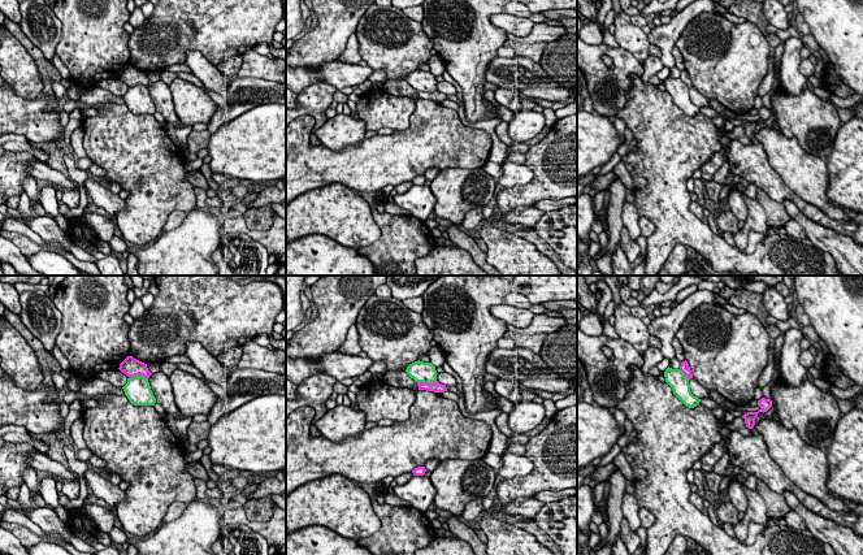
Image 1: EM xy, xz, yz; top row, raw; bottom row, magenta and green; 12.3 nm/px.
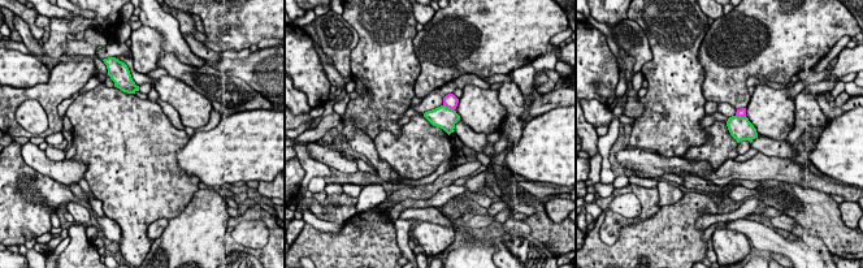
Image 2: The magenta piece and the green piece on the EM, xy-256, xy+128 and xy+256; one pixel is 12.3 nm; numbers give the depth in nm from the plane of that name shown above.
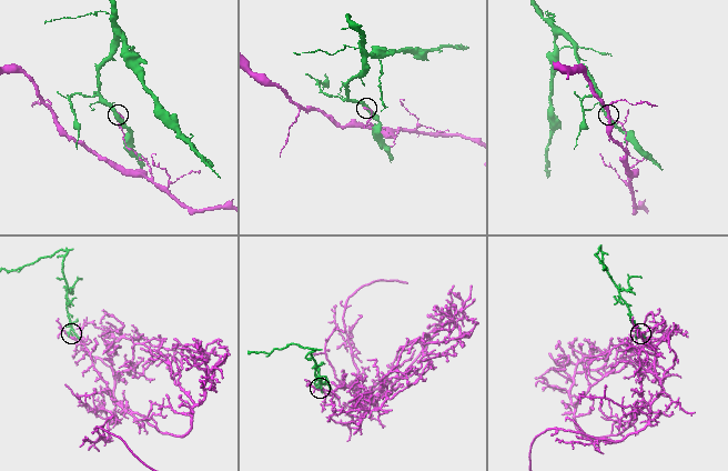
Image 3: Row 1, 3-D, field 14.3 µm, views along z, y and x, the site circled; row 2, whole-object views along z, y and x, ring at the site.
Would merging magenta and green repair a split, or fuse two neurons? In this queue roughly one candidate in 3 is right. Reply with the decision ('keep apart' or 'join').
keep apart

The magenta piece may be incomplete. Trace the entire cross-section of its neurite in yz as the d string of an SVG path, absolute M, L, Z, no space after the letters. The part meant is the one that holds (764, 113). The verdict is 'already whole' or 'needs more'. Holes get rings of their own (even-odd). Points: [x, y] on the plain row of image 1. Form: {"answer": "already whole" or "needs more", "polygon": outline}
{"answer": "already whole", "polygon": "M762 107L760 109L758 109L758 114L760 116L760 118L758 121L747 121L745 122L742 126L745 127L745 133L749 138L753 138L755 134L755 127L758 126L759 121L767 121L771 116L772 116L772 109L771 108L766 108Z"}

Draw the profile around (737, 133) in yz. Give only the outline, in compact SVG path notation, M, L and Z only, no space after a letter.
M742 125L734 126L729 133L728 133L729 139L740 140L742 144L751 144L753 140L749 138L745 133L745 127Z

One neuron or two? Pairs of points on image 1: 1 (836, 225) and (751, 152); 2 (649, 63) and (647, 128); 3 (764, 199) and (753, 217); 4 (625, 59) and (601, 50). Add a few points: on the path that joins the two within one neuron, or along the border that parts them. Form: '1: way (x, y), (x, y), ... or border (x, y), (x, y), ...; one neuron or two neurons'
1: way (812, 212), (792, 195), (783, 193), (766, 176); one neuron
2: border (641, 78), (647, 82); two neurons
3: border (755, 199), (764, 211), (768, 226); two neurons
4: way (619, 56), (607, 51); one neuron

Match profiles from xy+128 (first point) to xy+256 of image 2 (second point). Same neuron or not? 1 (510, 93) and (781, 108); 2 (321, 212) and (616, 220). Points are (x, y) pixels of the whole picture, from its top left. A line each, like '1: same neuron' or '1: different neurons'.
1: different neurons
2: same neuron

